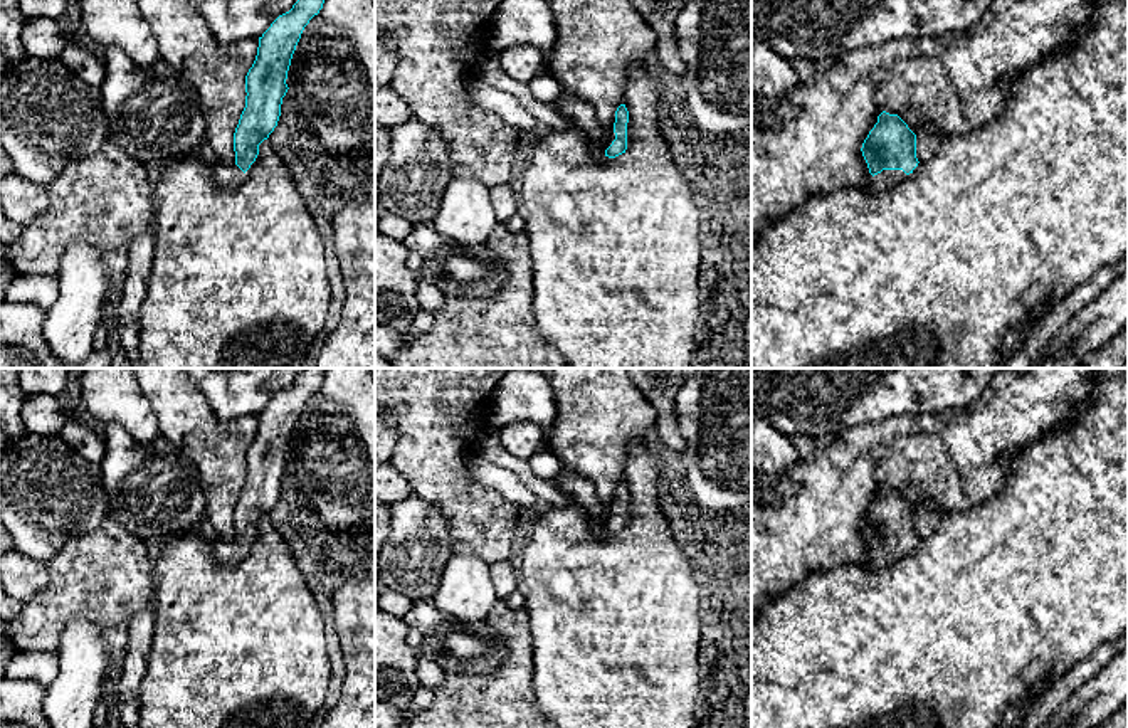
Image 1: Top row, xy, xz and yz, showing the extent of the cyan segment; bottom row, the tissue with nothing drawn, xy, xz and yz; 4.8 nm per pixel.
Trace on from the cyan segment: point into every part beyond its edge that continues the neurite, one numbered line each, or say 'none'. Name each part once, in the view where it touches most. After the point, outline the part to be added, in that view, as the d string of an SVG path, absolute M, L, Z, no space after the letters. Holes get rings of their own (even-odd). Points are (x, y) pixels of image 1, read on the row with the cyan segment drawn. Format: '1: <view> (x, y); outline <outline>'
1: yz (886, 179); outline M883 170L872 177L869 187L874 193L879 193L899 183L904 177L906 173L903 170Z

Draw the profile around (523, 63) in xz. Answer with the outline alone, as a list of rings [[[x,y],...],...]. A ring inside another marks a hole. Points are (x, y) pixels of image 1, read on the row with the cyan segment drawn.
[[[516,45],[501,52],[498,57],[504,74],[524,86],[545,69],[543,55],[533,45]]]

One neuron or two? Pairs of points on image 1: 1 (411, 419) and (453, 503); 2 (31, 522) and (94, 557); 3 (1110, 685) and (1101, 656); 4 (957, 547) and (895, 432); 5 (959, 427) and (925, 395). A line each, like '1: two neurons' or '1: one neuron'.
1: one neuron
2: two neurons
3: two neurons
4: two neurons
5: two neurons

